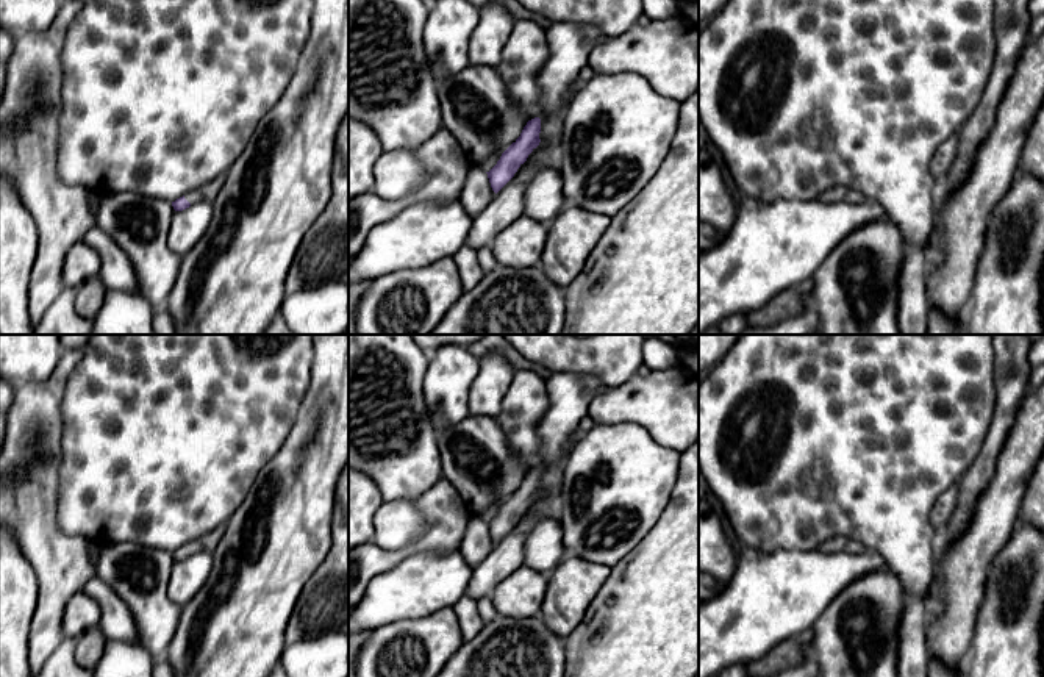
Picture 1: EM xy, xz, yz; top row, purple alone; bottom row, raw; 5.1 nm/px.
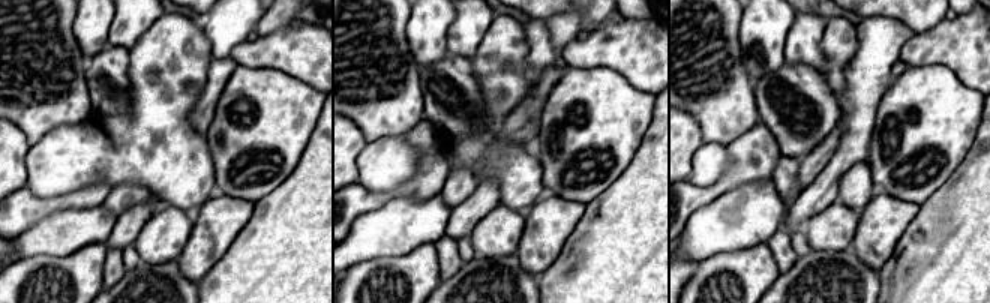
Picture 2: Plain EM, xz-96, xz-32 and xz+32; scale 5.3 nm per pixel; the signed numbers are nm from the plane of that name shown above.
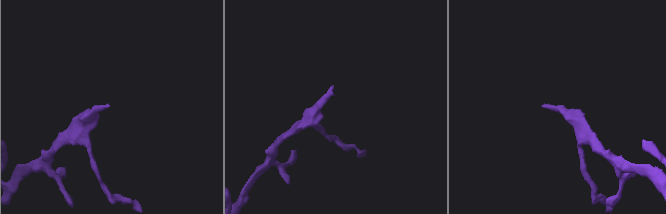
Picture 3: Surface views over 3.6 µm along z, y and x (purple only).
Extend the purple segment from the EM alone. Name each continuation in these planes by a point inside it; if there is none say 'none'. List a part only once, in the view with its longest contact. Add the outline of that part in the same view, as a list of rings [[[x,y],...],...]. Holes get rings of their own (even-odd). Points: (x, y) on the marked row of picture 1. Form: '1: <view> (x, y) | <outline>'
1: xy (207, 193) | [[[220,175],[216,180],[203,184],[202,188],[184,194],[184,199],[191,205],[197,202],[214,202],[223,183],[225,183],[225,175]]]

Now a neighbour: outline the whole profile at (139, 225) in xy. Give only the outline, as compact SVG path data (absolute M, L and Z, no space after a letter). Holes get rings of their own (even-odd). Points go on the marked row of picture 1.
M125 191L98 195L95 225L127 253L153 311L164 306L181 263L167 245L172 203Z

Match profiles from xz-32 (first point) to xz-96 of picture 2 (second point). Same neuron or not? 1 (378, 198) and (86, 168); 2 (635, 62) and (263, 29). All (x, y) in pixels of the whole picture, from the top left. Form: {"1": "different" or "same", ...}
{"1": "different", "2": "different"}

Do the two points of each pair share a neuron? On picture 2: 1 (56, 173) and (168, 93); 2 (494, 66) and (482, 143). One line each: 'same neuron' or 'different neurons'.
1: same neuron
2: same neuron

